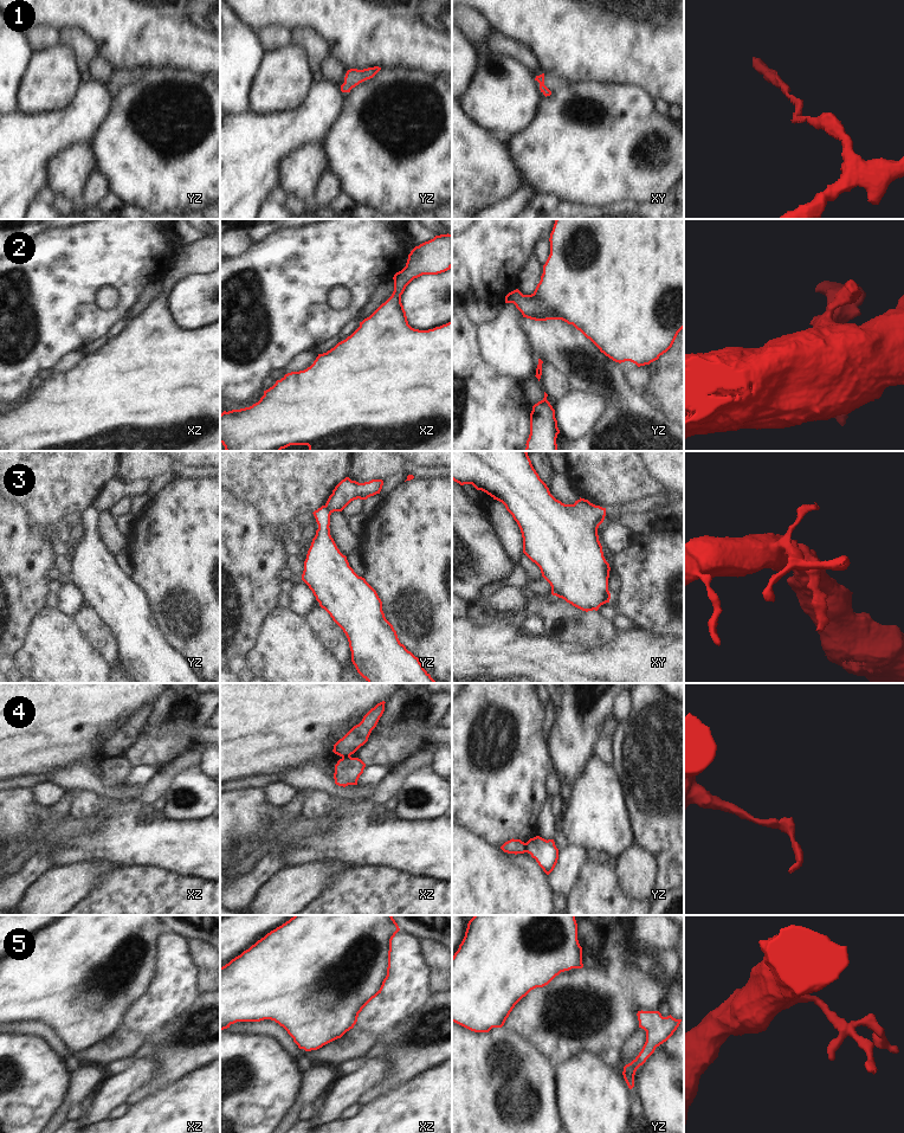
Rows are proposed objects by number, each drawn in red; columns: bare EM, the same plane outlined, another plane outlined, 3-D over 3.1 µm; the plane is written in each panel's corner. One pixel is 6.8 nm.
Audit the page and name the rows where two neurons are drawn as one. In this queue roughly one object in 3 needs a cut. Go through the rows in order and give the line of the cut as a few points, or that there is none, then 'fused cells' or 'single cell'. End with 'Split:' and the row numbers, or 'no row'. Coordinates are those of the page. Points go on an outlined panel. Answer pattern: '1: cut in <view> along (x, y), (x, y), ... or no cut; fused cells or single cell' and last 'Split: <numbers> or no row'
1: no cut; single cell
2: no cut; single cell
3: cut in yz along (325, 504), (330, 513); fused cells
4: cut in yz along (524, 843), (527, 851); fused cells
5: no cut; single cell
Split: 3, 4

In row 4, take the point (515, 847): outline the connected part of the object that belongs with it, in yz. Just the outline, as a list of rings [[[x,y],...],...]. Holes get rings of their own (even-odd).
[[[510,839],[508,842],[505,842],[501,849],[504,851],[504,852],[508,852],[508,854],[524,854],[527,852],[527,846],[525,846],[525,843],[522,842],[521,839]]]

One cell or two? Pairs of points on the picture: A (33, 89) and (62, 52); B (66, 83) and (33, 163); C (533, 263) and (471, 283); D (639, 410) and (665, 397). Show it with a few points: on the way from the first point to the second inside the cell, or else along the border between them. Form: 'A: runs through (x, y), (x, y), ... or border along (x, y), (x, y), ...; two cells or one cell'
A: runs through (43, 79), (58, 62); one cell
B: border along (78, 92), (64, 108), (28, 114); two cells
C: border along (533, 253), (520, 274), (517, 288); two cells
D: border along (643, 392), (646, 400), (657, 410); two cells

